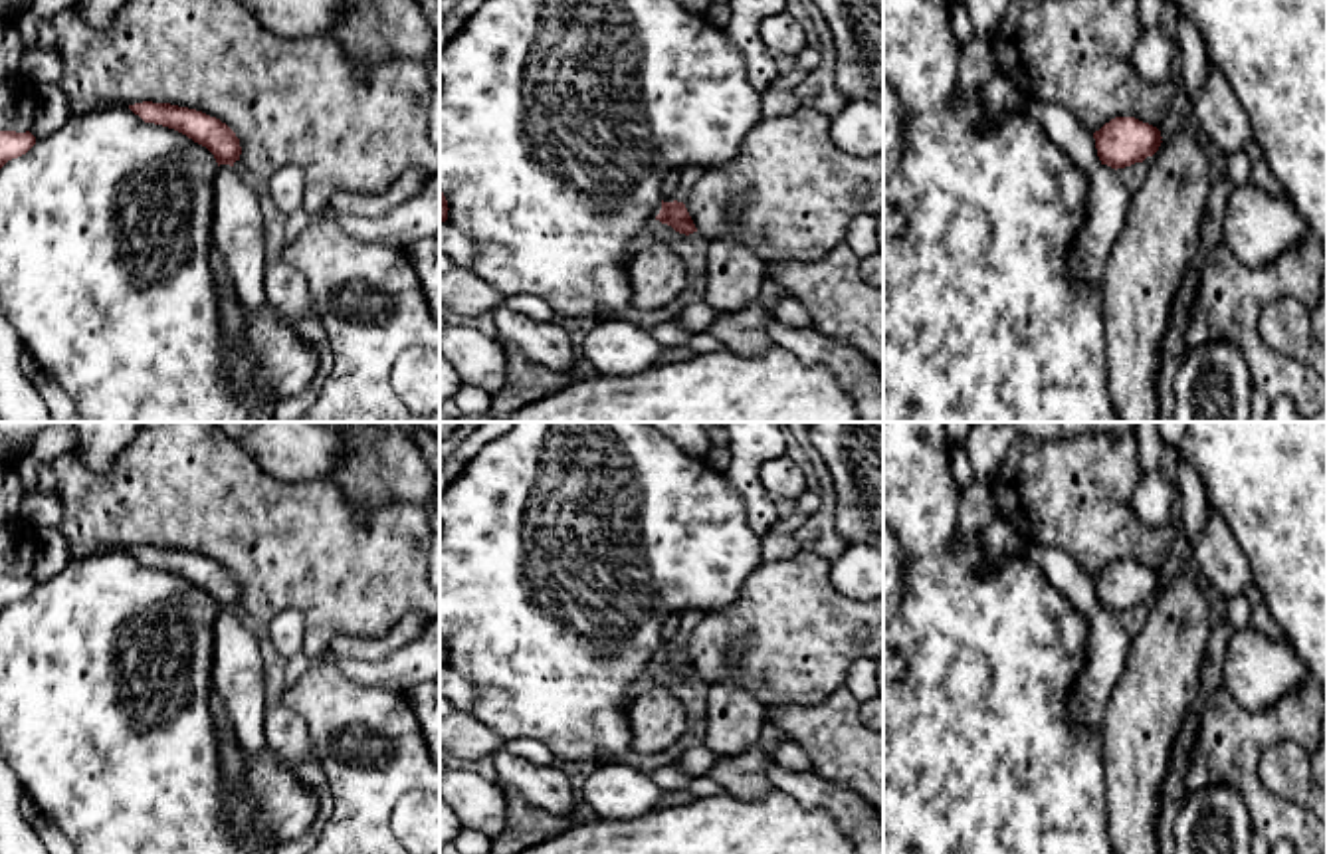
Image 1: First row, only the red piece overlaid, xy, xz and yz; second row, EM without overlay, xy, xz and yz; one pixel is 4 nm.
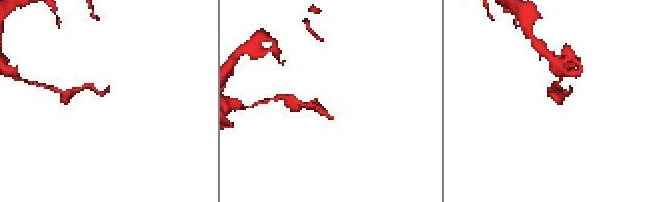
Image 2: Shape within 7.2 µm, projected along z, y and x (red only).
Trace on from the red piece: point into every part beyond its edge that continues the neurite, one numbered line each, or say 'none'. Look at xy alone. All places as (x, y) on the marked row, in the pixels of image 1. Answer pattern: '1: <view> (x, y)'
none

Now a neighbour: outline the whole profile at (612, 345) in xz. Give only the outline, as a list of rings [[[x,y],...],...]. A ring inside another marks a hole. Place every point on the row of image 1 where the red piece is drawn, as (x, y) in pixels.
[[[600,319],[584,333],[584,367],[602,374],[638,374],[652,369],[669,347],[624,319]]]

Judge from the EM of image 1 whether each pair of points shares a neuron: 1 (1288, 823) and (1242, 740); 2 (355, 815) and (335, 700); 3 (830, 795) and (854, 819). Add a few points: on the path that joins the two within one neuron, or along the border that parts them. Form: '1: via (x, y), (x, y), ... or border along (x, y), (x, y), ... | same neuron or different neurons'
1: via (1266, 803), (1242, 777), (1242, 761) | same neuron
2: via (379, 779), (401, 755), (401, 736), (371, 724) | same neuron
3: via (836, 801), (848, 813) | same neuron

